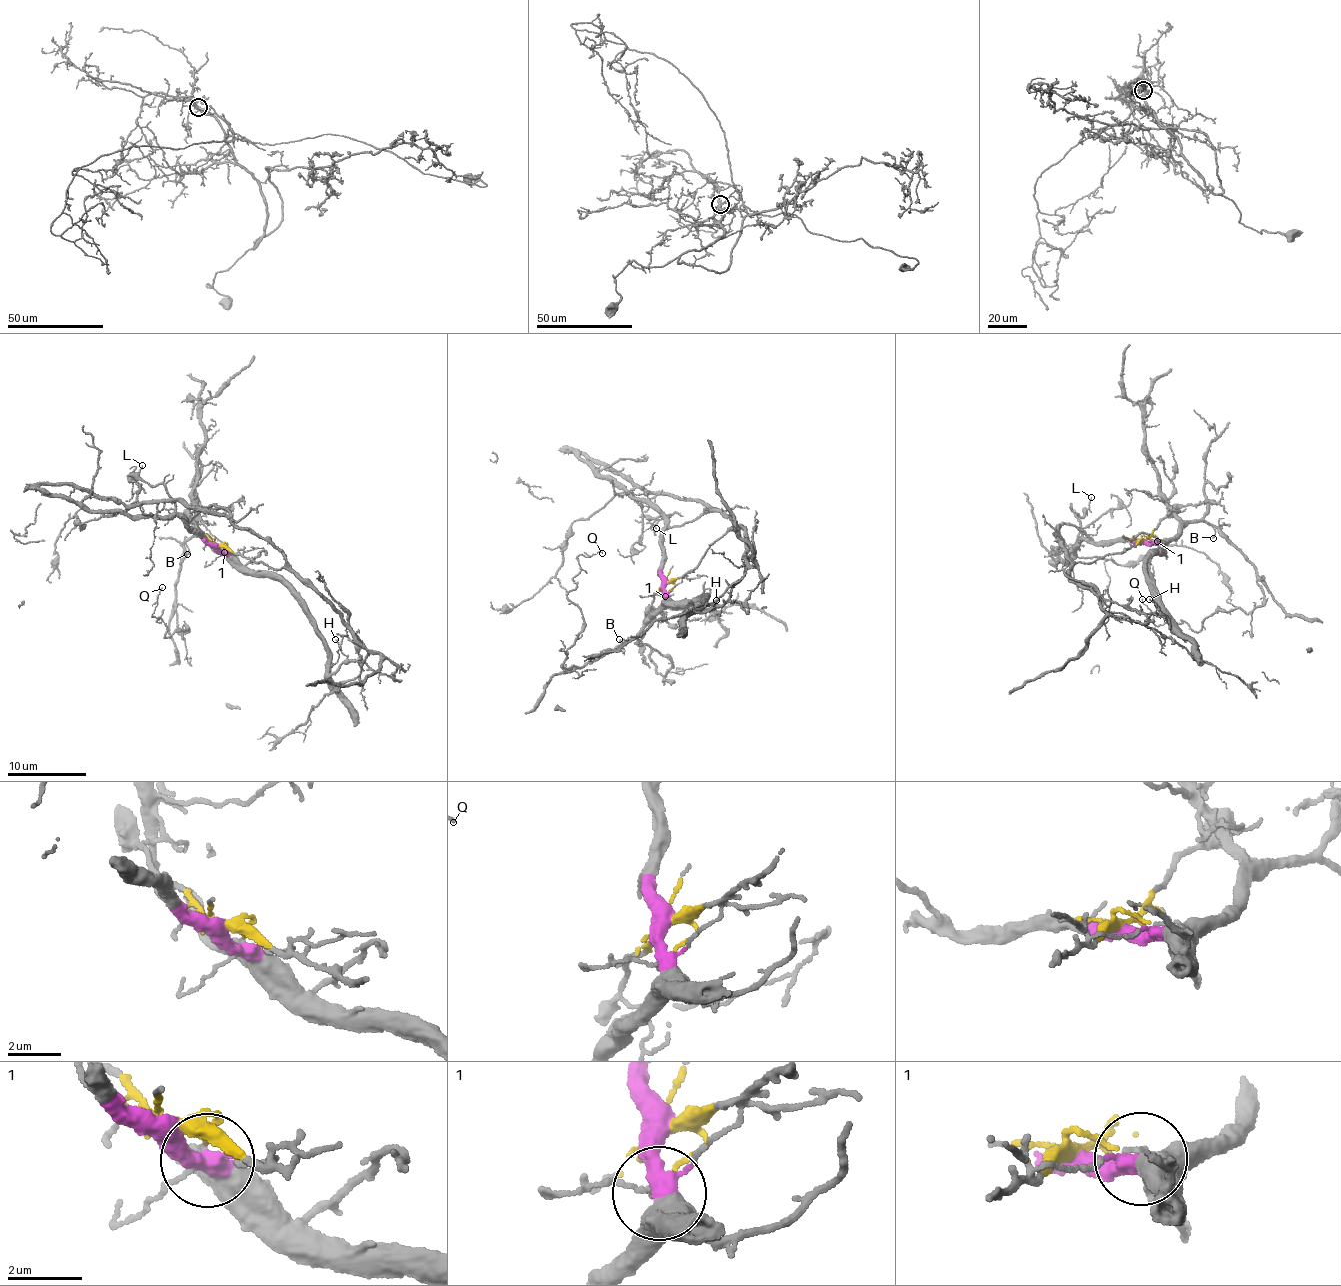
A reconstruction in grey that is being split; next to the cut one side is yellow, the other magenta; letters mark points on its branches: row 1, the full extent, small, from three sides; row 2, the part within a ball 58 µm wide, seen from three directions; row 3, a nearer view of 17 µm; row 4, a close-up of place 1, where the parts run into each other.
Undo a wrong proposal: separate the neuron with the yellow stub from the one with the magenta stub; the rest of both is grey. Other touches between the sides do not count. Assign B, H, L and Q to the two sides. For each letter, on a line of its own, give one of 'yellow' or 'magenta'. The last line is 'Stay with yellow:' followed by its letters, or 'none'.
B: magenta
H: magenta
L: magenta
Q: magenta
Stay with yellow: none

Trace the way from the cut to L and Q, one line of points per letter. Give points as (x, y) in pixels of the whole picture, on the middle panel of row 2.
L: (667, 583), (662, 573), (662, 527), (666, 521), (663, 517), (668, 519), (668, 515), (651, 520), (656, 529)
Q: (667, 583), (639, 631), (583, 665), (562, 666), (583, 620), (567, 598), (577, 557), (603, 554)

